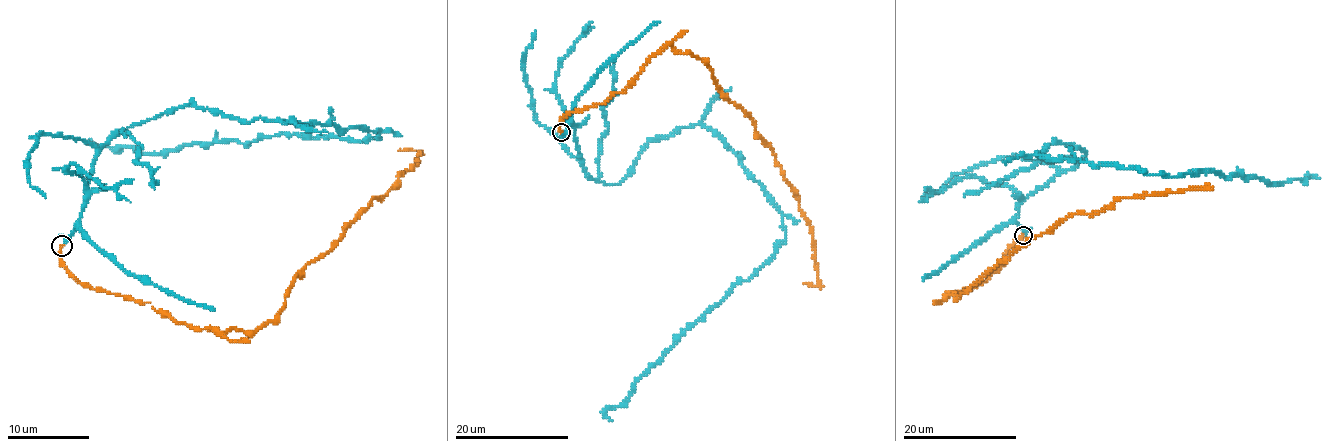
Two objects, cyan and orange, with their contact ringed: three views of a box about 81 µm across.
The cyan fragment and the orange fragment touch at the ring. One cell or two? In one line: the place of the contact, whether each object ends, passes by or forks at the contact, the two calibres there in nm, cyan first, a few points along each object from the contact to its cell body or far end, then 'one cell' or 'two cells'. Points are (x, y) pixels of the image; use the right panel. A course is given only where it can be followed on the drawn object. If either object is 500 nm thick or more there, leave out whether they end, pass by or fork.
at (1023, 235); cyan ends there; orange ends there; 280 nm thick on the cyan side, 200 nm on the other; cyan runs (1025, 234), (1019, 204), (1087, 153), (1052, 142), (1037, 154), (1170, 176), (1320, 177); orange runs (1023, 234), (989, 278), (947, 295), (958, 296), (1033, 238), (1075, 213), (1099, 213), (1116, 200), (1206, 185); one cell

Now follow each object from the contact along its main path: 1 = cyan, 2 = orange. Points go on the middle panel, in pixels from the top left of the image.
1: (561, 133), (617, 185), (651, 140), (704, 125), (783, 215), (776, 251), (611, 421)
2: (561, 132), (559, 121), (623, 92), (667, 46), (693, 54), (797, 195), (817, 266), (818, 284), (804, 284)

